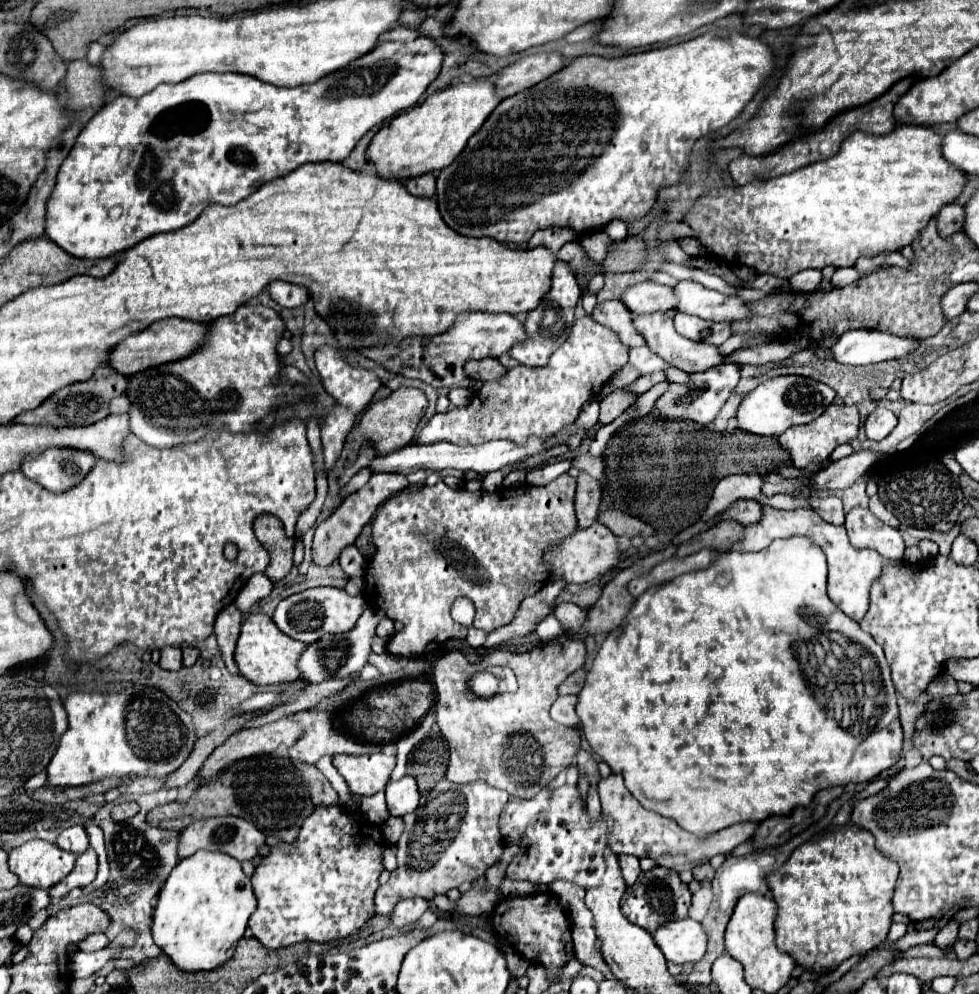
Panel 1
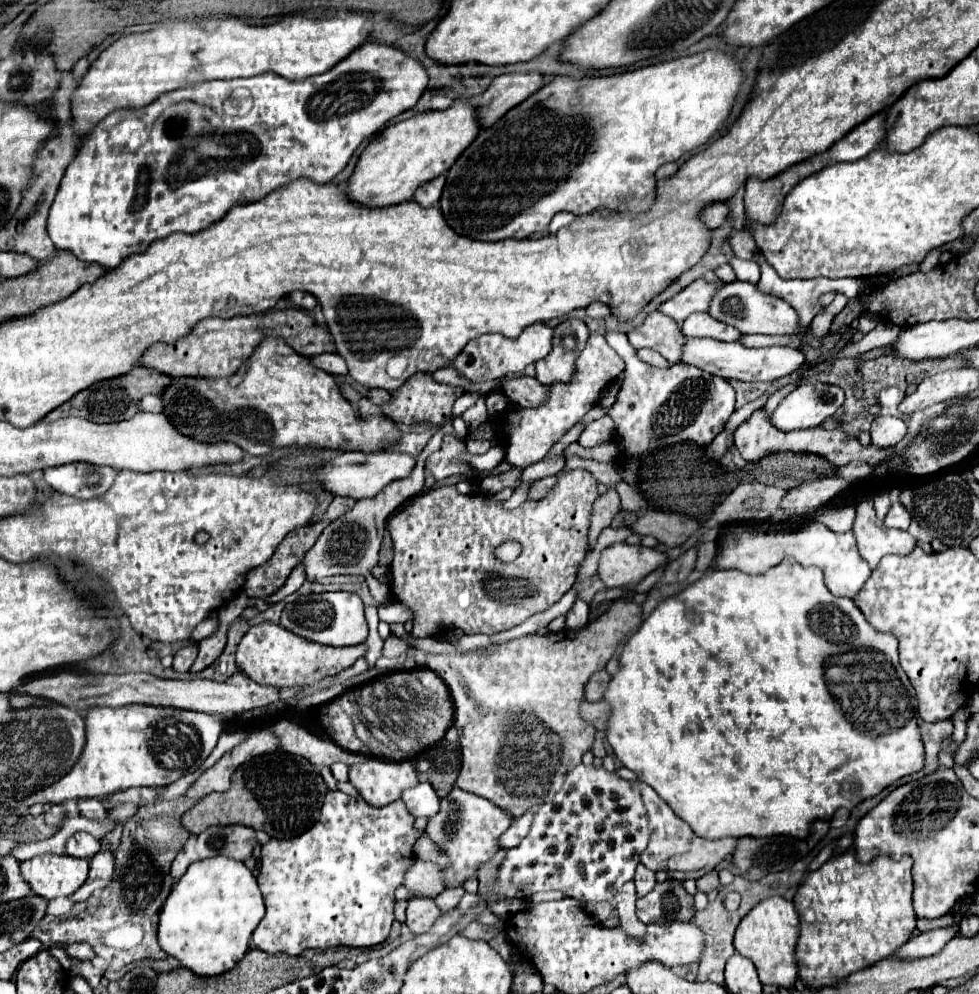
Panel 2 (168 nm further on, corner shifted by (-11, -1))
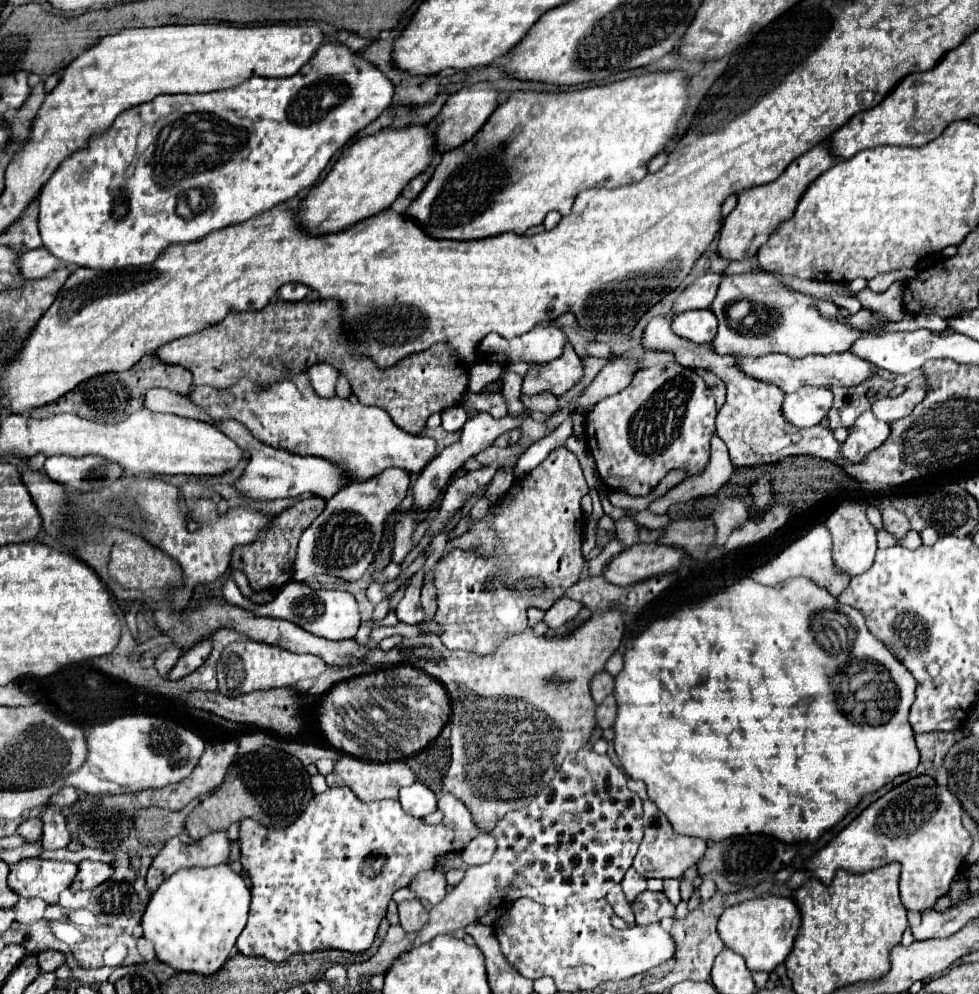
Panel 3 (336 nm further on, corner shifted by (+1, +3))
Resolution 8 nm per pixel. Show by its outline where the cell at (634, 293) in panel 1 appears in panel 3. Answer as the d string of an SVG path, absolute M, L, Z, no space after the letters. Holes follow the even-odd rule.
M706 273L698 279L694 279L694 283L690 287L686 287L674 301L672 313L682 313L688 309L708 309L710 301L714 301L714 297L716 297L720 279L722 277L716 273Z

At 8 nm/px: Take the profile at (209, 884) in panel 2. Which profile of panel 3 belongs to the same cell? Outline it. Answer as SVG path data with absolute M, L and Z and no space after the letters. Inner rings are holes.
M228 863L214 867L180 869L152 893L150 903L142 917L142 929L144 929L144 937L154 943L156 957L162 963L168 963L176 971L212 975L234 953L236 939L242 933L248 919L248 907L250 907L250 889L246 887L244 879L230 869Z

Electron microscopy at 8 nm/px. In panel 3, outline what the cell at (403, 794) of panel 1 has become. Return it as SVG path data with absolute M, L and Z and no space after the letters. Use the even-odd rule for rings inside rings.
M420 781L400 789L400 805L414 817L426 817L436 811L436 795Z

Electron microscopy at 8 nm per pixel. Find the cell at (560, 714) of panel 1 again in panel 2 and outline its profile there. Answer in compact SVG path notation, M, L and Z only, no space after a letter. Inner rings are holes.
M598 701L598 703L582 703L582 719L590 721L598 731L606 731L606 723L610 717L610 705L606 701Z

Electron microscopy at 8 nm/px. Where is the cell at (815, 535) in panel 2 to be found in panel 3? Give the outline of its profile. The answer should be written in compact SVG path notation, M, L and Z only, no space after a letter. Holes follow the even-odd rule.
M816 525L804 537L800 537L798 541L794 541L792 545L782 549L776 557L766 561L764 565L754 567L750 571L750 577L762 585L776 585L776 583L786 581L790 577L808 577L814 583L818 583L820 587L828 589L834 597L838 597L846 589L846 585L850 583L850 577L846 577L846 573L838 573L838 569L834 569L830 545L832 545L832 541L830 541L830 531L826 529L826 525Z

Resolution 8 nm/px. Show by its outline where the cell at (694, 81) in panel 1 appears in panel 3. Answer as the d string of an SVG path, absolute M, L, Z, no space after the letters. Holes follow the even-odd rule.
M654 71L654 73L642 73L642 75L632 75L628 79L622 81L614 81L614 83L606 83L606 85L590 85L584 89L574 89L574 91L514 91L508 101L504 101L502 105L498 105L498 109L490 115L490 119L484 123L484 127L464 145L460 145L458 149L446 151L442 153L440 163L434 169L432 179L428 181L426 189L418 195L418 199L412 201L412 205L406 209L406 215L412 217L414 221L420 223L420 227L436 239L462 239L462 241L470 241L470 239L484 239L484 237L494 237L506 231L514 231L518 235L526 233L526 229L540 225L546 217L548 211L558 211L562 215L568 215L572 209L572 203L576 199L576 195L584 189L590 187L606 187L606 189L614 189L614 187L622 187L622 185L630 185L634 181L640 181L648 171L646 165L652 157L656 157L658 153L662 153L666 149L666 145L676 137L676 125L680 123L680 119L686 113L686 105L688 105L688 89L690 79L682 73L682 71Z

